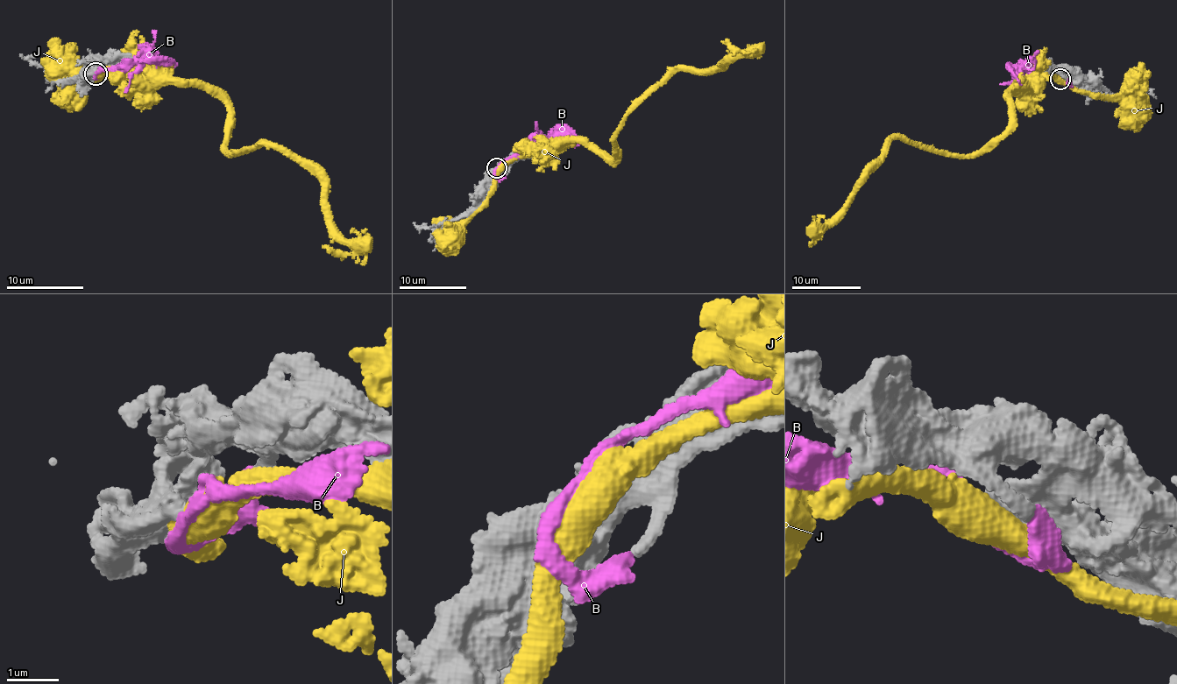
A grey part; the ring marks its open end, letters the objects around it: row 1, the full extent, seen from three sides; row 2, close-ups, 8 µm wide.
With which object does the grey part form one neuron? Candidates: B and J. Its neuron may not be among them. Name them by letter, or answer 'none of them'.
B

